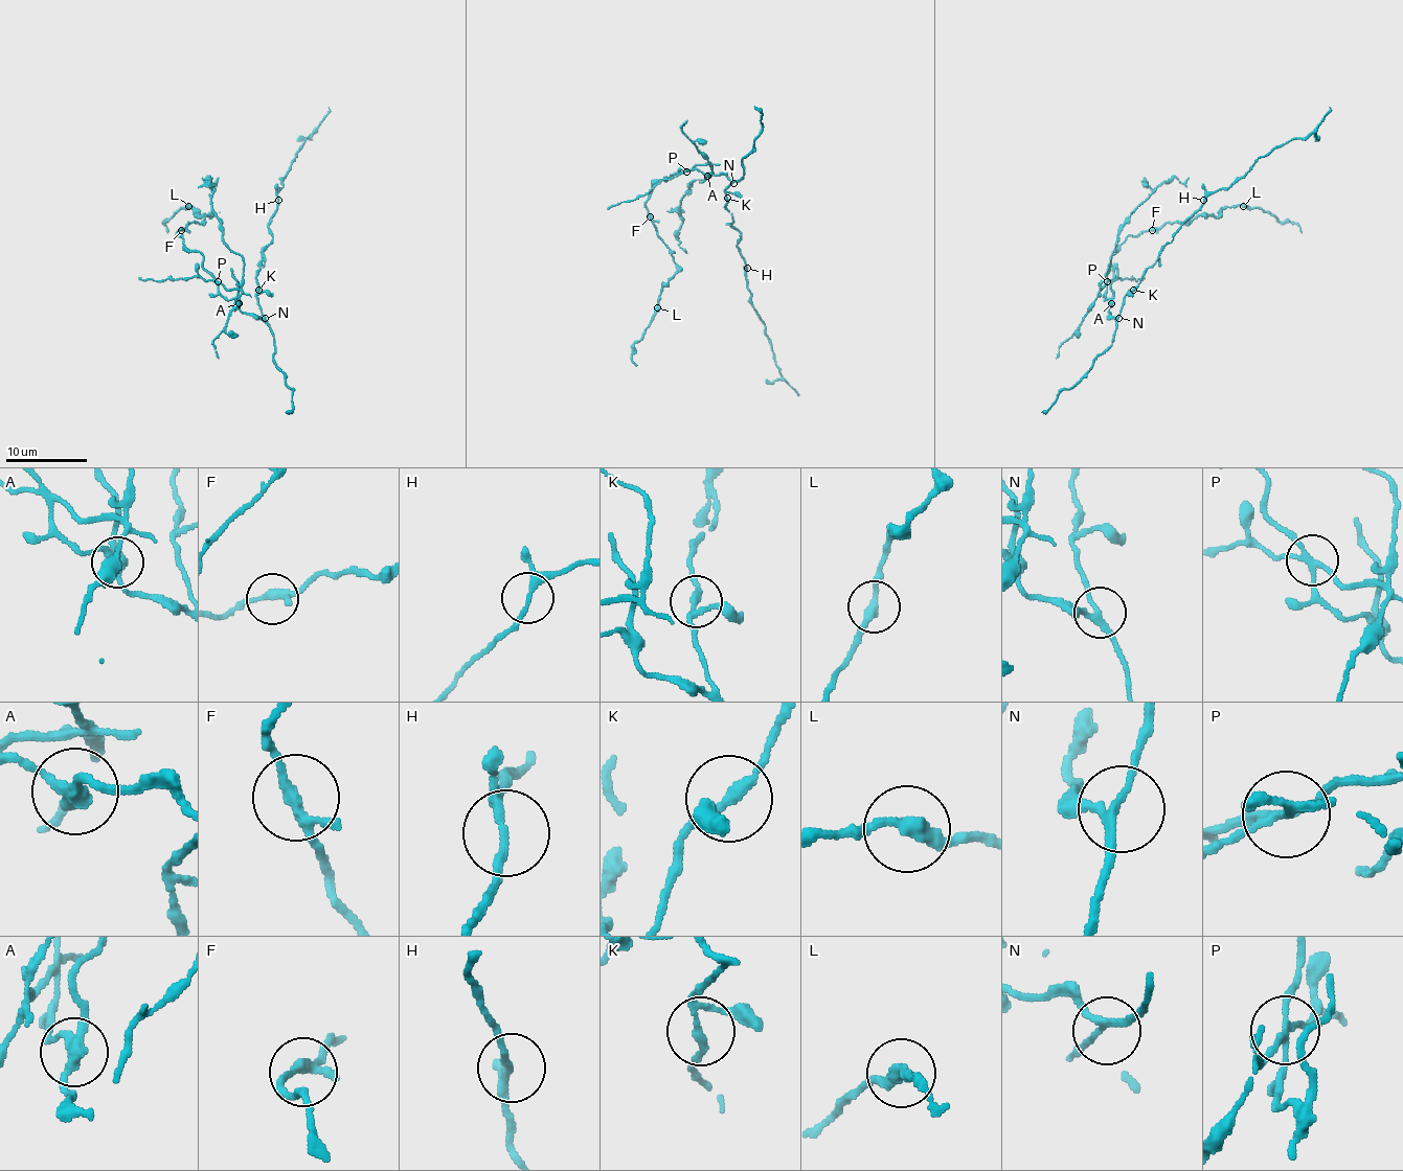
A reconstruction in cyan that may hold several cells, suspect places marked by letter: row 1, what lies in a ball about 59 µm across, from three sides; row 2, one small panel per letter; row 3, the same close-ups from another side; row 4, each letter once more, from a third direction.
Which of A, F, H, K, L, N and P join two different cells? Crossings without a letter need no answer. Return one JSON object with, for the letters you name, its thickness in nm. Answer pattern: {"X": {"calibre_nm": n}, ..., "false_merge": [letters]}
{"A": {"calibre_nm": 300}, "P": {"calibre_nm": 180}, "false_merge": ["A", "P"]}

